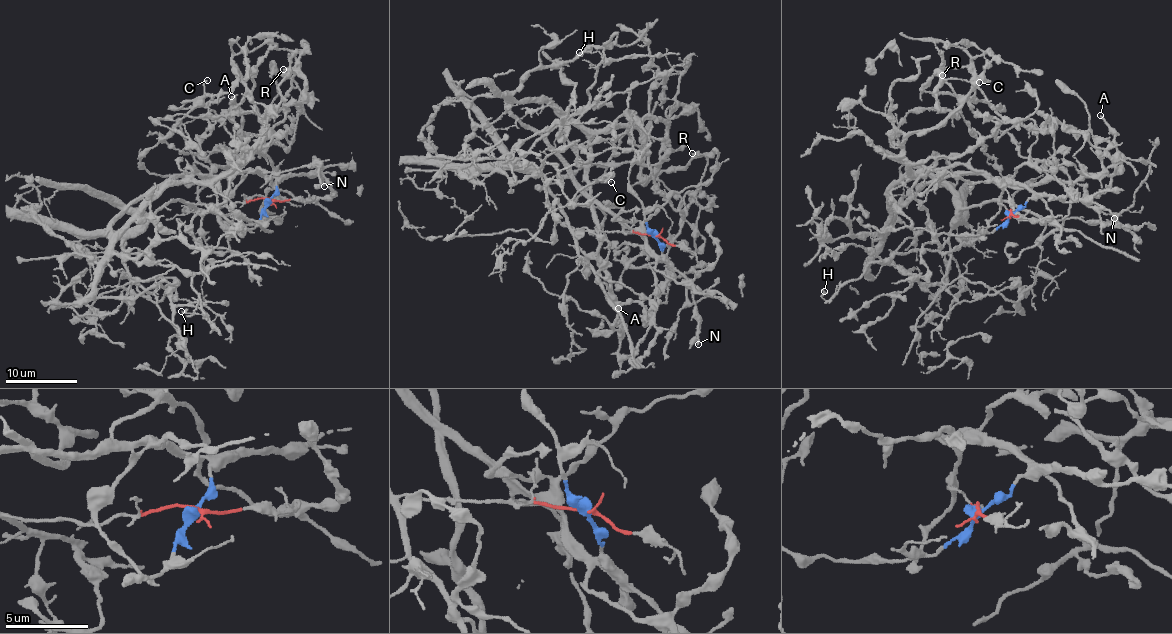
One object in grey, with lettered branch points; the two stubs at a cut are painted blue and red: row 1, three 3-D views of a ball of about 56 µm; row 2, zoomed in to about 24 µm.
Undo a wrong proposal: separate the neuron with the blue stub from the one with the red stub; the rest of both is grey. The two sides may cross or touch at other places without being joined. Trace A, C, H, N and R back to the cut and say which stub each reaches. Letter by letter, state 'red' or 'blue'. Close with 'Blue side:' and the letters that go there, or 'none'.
A: blue
C: blue
H: red
N: blue
R: blue
Blue side: A, C, N, R

